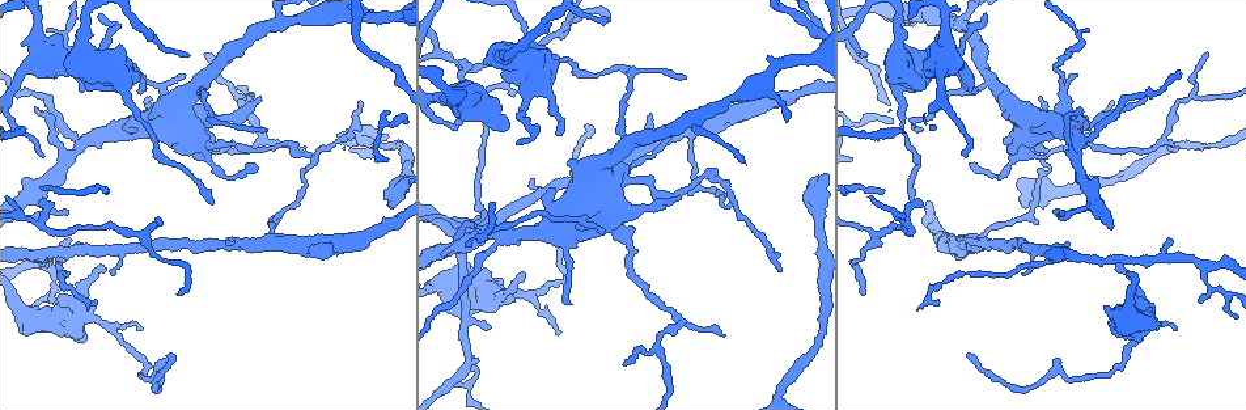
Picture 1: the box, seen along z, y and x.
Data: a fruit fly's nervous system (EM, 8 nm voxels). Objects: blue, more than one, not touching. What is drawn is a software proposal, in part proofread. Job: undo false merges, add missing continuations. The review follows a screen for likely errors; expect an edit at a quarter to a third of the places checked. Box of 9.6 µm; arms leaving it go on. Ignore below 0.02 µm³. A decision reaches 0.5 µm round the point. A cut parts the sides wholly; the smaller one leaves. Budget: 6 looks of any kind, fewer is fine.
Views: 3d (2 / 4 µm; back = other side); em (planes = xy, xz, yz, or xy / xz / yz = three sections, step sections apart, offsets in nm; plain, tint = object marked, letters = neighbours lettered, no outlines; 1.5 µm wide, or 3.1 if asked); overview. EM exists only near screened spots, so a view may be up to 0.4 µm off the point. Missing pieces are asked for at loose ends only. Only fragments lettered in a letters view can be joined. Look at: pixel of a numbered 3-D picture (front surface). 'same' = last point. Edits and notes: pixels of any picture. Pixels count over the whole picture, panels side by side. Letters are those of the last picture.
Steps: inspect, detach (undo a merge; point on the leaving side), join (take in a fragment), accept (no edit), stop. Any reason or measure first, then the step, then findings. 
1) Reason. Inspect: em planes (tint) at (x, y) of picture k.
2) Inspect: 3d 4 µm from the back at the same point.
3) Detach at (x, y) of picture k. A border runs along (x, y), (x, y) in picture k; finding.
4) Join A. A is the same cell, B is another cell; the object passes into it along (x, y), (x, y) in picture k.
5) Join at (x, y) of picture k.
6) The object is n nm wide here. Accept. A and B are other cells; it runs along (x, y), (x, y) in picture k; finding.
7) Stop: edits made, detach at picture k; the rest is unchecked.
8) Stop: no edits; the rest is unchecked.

A narrow waist. Inspect: em planes (letters) at (688, 187) of picture 1.

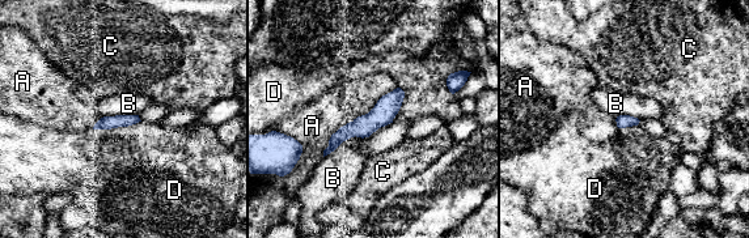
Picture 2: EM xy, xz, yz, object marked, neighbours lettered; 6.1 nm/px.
The object is 80 nm wide here. Accept. A, B, C and D are other cells; a border runs along (140, 120), (127, 126), (93, 130) in picture 2; continuous, no second neuron.

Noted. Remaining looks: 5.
Thin end. Inspect: 3d 4 µm at (359, 101) of picture 1.

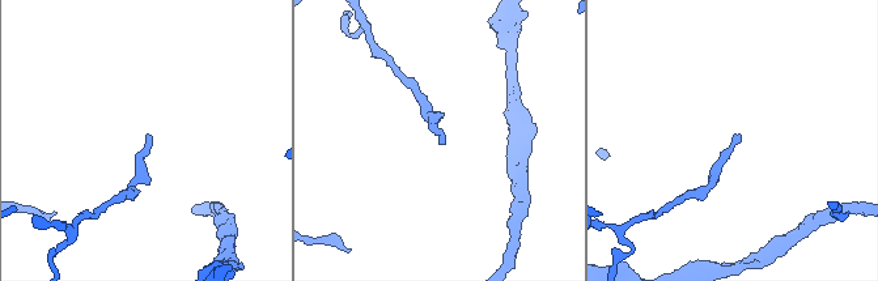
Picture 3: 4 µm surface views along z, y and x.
Shape alone is not enough. Inspect: em yz step 4 (letters) at (740, 137) of picture 3.

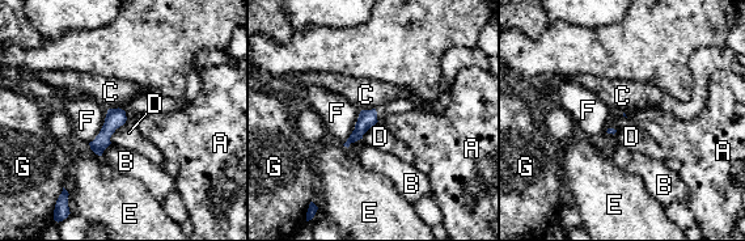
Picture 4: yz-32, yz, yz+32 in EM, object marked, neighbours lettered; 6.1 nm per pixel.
Accept. A, B, C, D, E, F and G are other cells; a border runs along (127, 119), (111, 135), (110, 143) in picture 4; none of them fits.

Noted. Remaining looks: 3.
Tapers out. Inspect: em planes (tint) at (136, 326) of picture 1.

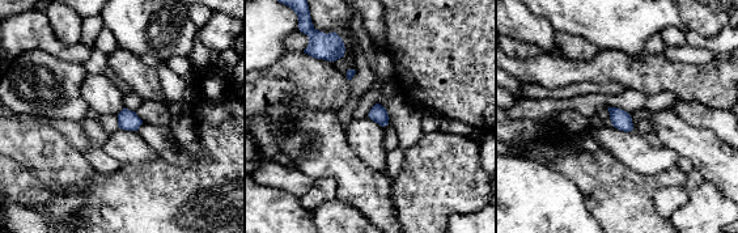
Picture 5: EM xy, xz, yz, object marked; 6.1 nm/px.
Inspect: em planes (letters) at the same point.

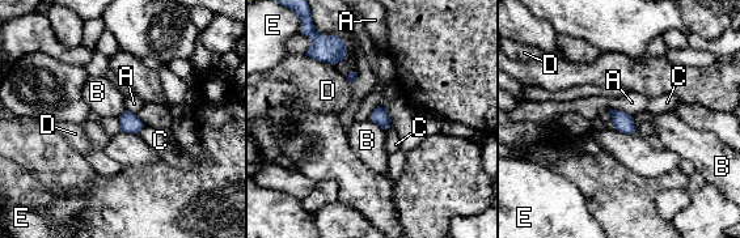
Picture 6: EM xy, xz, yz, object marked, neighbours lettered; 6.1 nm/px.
Accept. A, B, C, D and E are other cells; a border runs along (370, 118), (384, 130) in picture 6; no lettered fragment goes on from it.

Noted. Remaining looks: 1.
Stop: no edits; the rest is unchecked.

